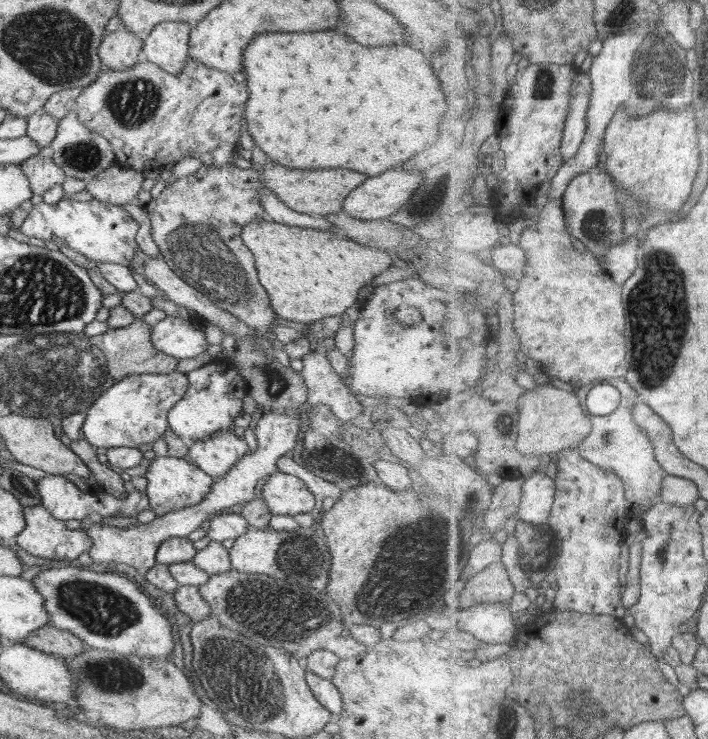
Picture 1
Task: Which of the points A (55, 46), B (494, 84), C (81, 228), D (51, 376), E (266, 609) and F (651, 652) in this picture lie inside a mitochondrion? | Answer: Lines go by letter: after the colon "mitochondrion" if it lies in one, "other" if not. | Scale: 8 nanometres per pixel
A: mitochondrion
B: other
C: other
D: mitochondrion
E: mitochondrion
F: other

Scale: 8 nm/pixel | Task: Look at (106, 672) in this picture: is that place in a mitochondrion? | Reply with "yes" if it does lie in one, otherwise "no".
yes

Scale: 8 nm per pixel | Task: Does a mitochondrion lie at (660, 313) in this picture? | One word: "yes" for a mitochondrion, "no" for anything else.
yes

